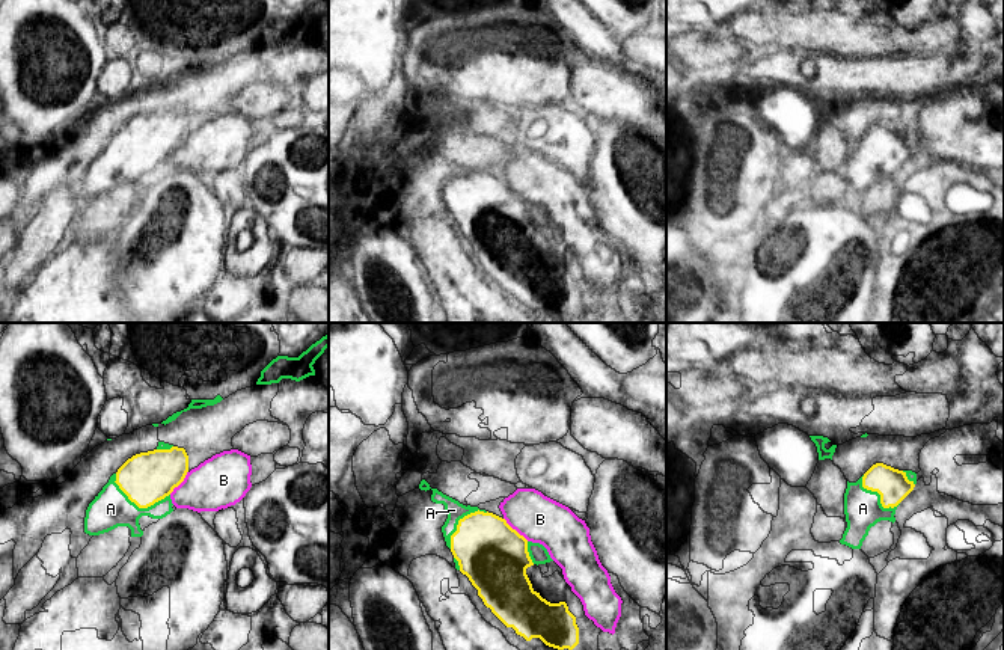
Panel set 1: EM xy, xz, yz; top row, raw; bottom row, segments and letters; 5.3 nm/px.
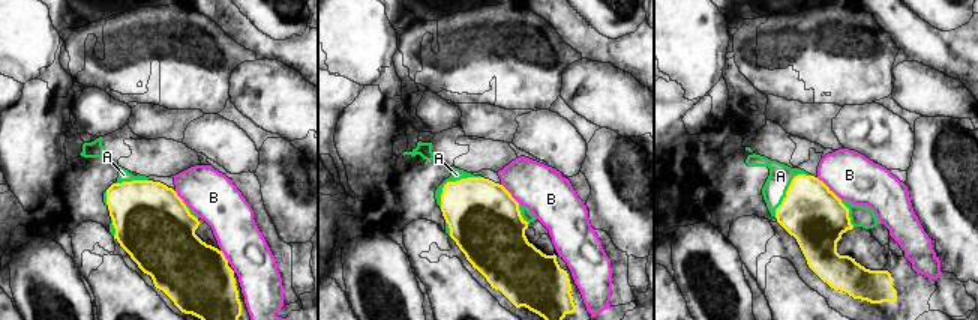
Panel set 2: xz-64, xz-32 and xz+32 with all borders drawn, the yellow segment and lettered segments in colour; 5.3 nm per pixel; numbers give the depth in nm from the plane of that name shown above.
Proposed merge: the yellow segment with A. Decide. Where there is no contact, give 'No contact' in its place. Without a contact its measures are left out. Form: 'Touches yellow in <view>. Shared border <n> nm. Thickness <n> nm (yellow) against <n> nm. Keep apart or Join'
Touches yellow in xy. Shared border 320 nm. Thickness 280 nm (yellow) against 200 nm. Join

